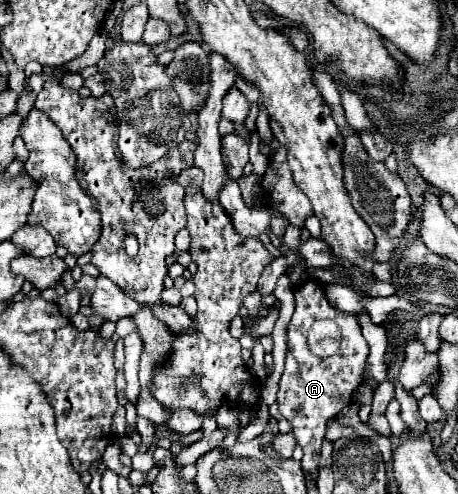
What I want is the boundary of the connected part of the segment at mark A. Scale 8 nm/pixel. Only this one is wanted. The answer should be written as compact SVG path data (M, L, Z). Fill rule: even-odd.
M308 279L302 285L294 289L294 301L296 309L292 315L292 321L288 323L288 339L286 339L286 363L284 373L280 377L280 389L278 389L278 409L280 413L290 421L294 435L298 439L298 445L304 451L302 457L302 469L310 471L314 477L318 475L318 461L320 461L320 449L326 433L328 419L338 417L338 413L352 403L354 391L362 383L364 365L368 357L368 343L360 333L360 325L356 321L356 315L342 313L334 309L324 293L324 285L318 279ZM318 319L330 319L336 321L340 327L342 339L336 355L332 357L316 357L308 347L308 331L314 321Z

